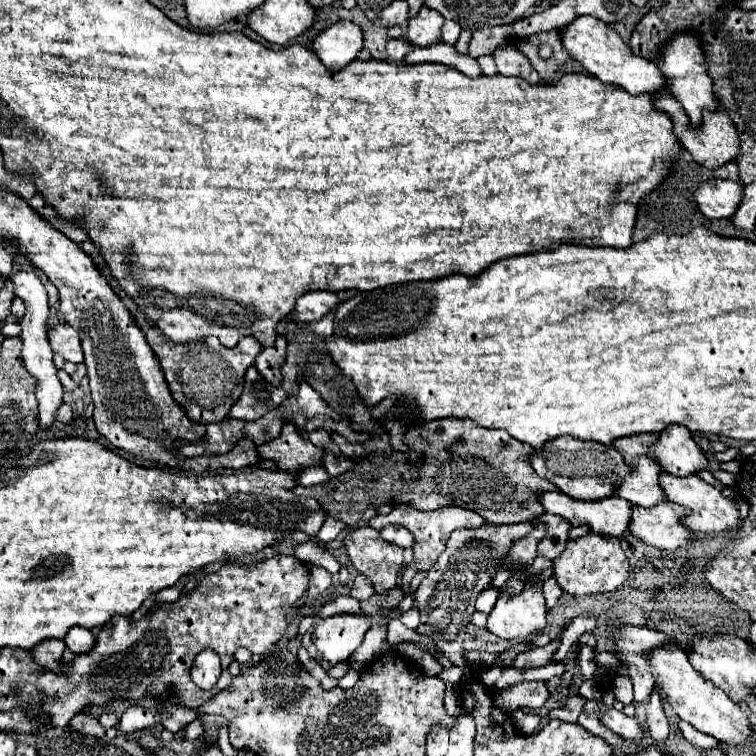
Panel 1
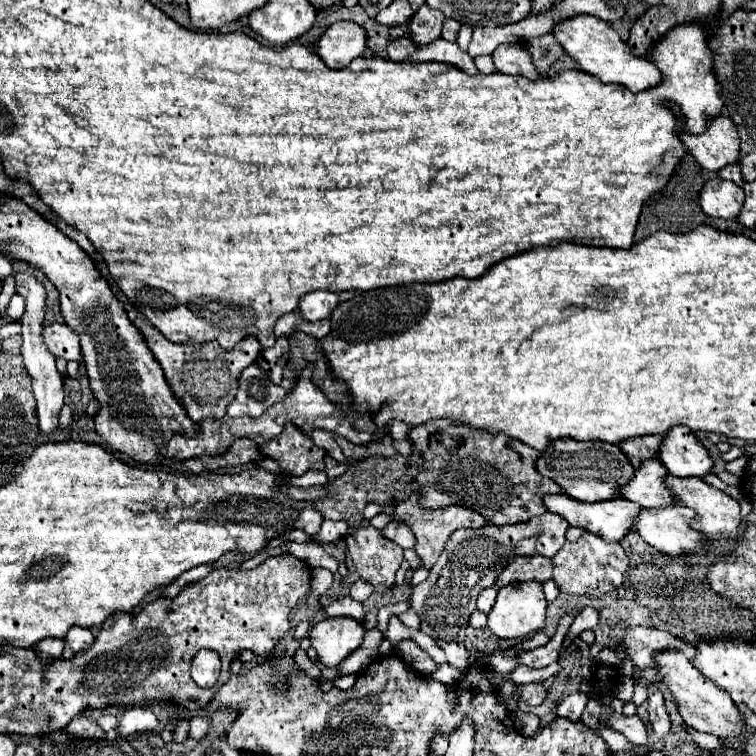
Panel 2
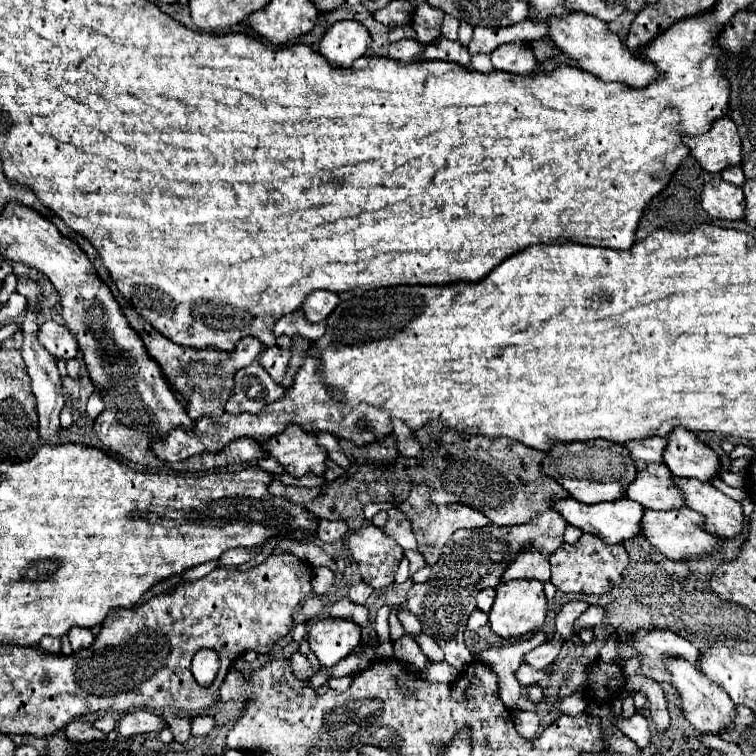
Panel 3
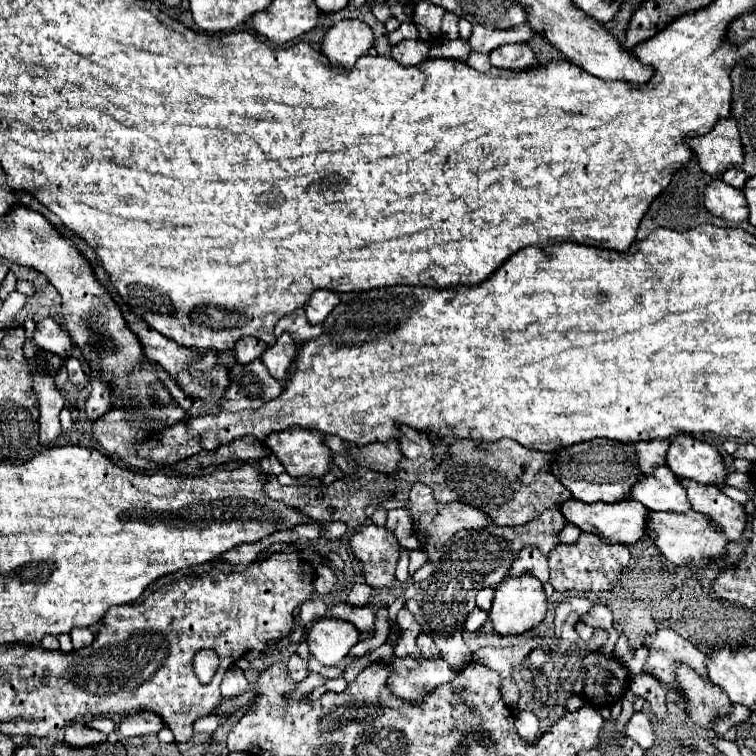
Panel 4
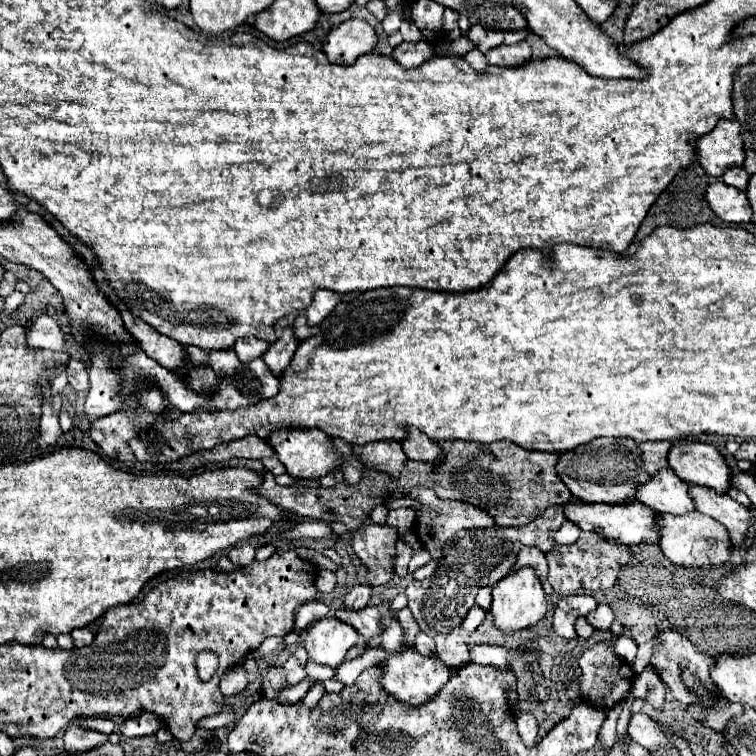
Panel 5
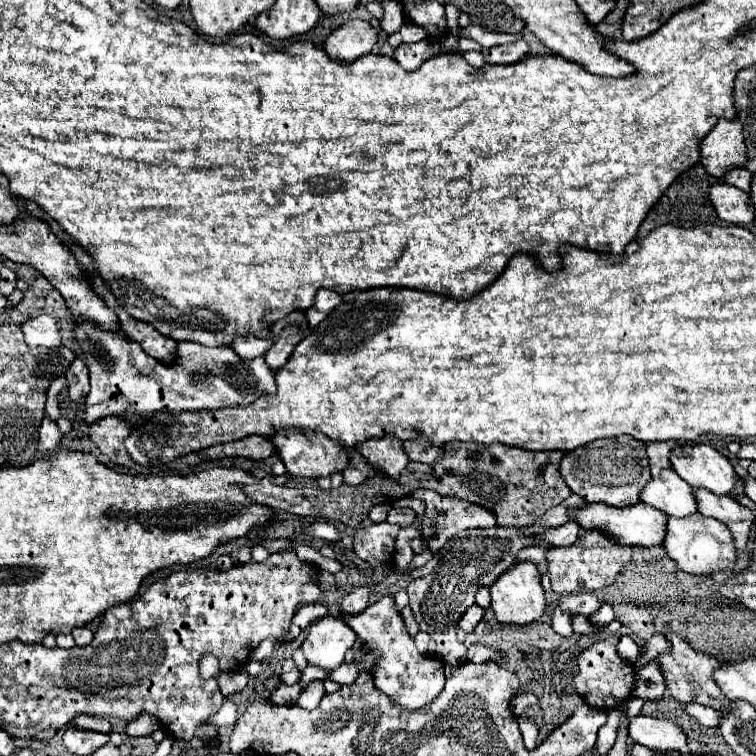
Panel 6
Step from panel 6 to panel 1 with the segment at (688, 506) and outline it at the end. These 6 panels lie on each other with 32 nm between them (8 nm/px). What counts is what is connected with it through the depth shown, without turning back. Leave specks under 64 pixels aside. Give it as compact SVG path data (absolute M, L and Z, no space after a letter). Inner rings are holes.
M640 458L636 460L636 466L632 468L632 472L626 476L626 482L620 484L620 488L616 488L616 494L644 508L652 508L660 502L666 502L668 498L658 480L660 474L662 474L662 468L658 462Z

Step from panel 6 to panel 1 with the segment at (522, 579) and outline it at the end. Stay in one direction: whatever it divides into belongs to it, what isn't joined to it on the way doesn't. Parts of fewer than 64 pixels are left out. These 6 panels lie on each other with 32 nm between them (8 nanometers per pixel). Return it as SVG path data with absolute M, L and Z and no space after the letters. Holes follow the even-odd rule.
M526 582L520 594L500 592L496 606L488 614L486 628L504 640L526 640L532 632L540 632L546 628L546 600L538 582Z

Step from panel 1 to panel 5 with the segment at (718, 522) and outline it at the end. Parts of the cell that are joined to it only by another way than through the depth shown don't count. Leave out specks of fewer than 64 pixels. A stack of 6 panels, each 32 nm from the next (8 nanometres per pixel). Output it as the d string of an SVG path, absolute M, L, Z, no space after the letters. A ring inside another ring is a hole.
M690 484L690 496L698 512L712 516L714 520L718 520L720 524L728 528L728 534L734 546L740 548L744 544L748 528L750 528L750 520L752 520L750 508L738 504L728 494L716 494L708 488L700 488L692 484Z

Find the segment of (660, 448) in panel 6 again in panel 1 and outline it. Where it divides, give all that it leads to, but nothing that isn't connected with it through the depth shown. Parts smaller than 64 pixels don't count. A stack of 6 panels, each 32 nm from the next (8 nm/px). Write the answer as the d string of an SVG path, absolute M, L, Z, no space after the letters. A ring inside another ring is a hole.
M640 434L640 436L628 436L628 438L614 440L612 446L616 446L620 450L620 454L624 456L624 460L630 466L636 466L636 458L646 456L646 452L650 450L650 446L654 442L656 442L654 434Z

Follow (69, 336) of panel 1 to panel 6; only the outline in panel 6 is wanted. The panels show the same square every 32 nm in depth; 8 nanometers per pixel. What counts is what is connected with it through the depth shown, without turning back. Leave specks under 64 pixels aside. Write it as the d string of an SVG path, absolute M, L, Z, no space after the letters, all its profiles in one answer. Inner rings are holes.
M40 314L36 318L28 318L20 324L22 332L24 332L24 340L34 348L34 346L42 346L42 348L58 348L62 344L60 334L58 334L58 326L56 320L52 316Z

